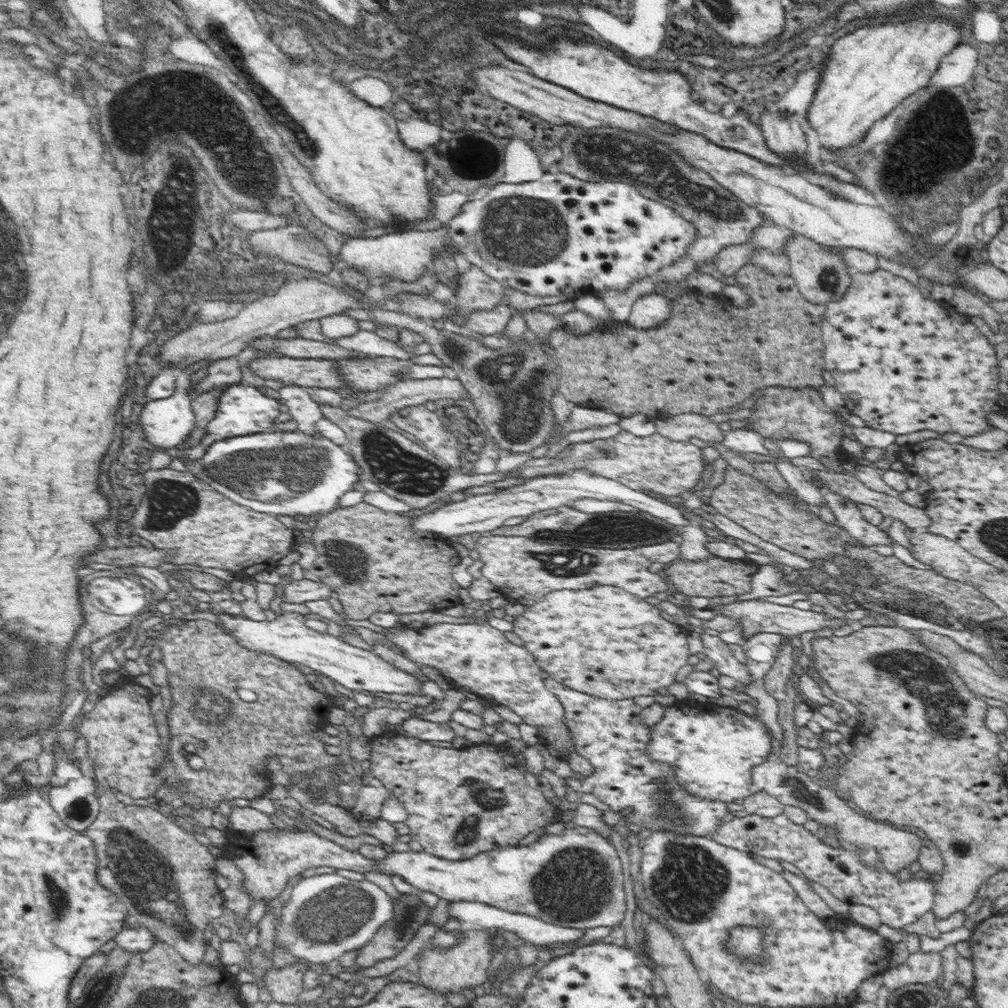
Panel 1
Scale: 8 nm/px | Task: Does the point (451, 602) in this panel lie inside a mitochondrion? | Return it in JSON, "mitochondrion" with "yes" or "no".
{"mitochondrion":"no"}

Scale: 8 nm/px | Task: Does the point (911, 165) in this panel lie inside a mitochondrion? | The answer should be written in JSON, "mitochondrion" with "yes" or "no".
{"mitochondrion":"yes"}

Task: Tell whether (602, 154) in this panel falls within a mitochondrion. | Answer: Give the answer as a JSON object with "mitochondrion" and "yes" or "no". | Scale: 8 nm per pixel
{"mitochondrion":"yes"}

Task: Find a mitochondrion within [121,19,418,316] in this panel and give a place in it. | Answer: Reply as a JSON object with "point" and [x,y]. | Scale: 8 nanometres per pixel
{"point":[241,139]}

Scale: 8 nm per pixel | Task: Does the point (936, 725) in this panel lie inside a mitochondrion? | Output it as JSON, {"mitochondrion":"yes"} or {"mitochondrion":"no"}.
{"mitochondrion":"yes"}

